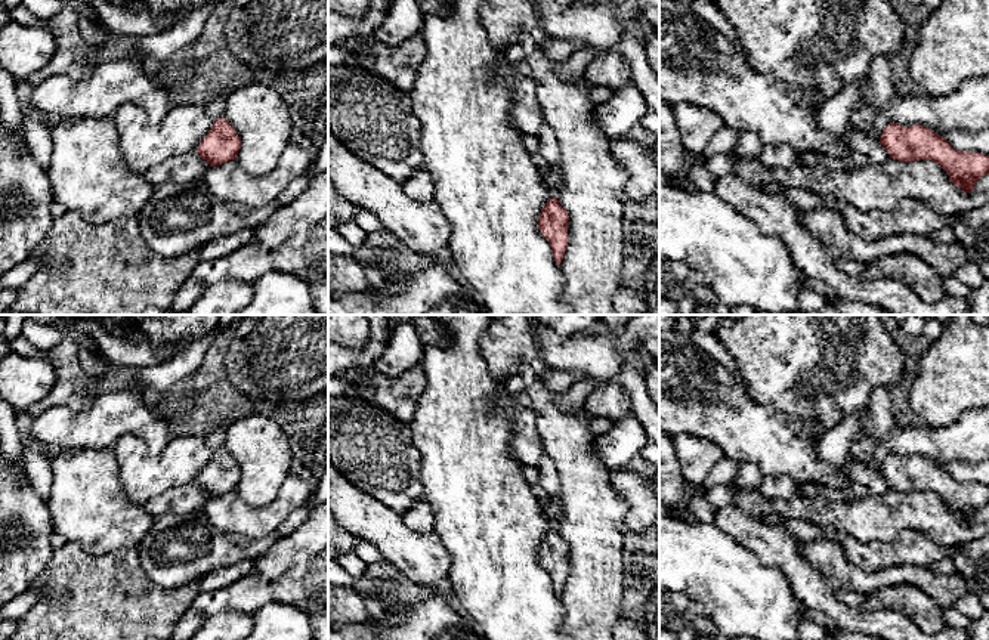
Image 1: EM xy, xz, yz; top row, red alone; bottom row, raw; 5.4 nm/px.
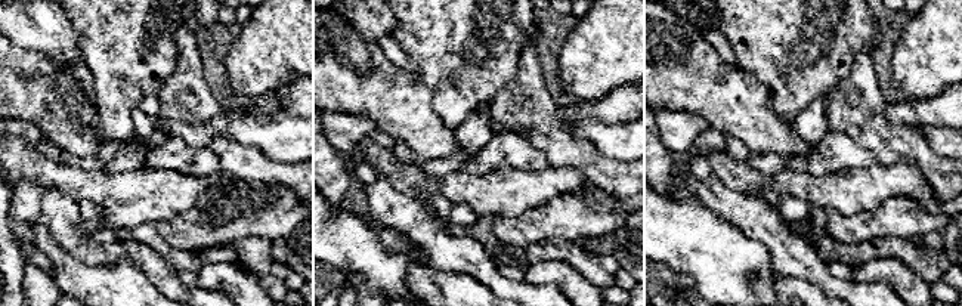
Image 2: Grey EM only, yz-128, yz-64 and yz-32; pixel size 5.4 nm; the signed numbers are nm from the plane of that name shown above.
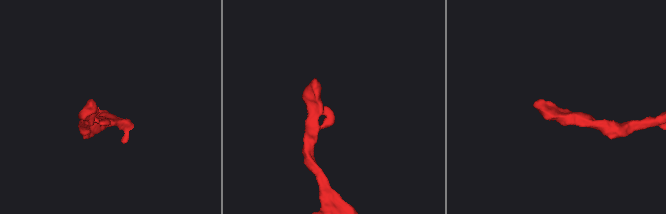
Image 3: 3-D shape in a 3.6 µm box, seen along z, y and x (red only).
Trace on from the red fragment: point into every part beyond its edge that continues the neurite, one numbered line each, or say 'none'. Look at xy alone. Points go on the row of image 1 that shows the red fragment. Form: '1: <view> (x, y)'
1: xy (215, 108)

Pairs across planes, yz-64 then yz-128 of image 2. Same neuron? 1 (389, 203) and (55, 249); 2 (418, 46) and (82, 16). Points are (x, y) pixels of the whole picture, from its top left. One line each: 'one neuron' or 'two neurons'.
1: two neurons
2: one neuron

